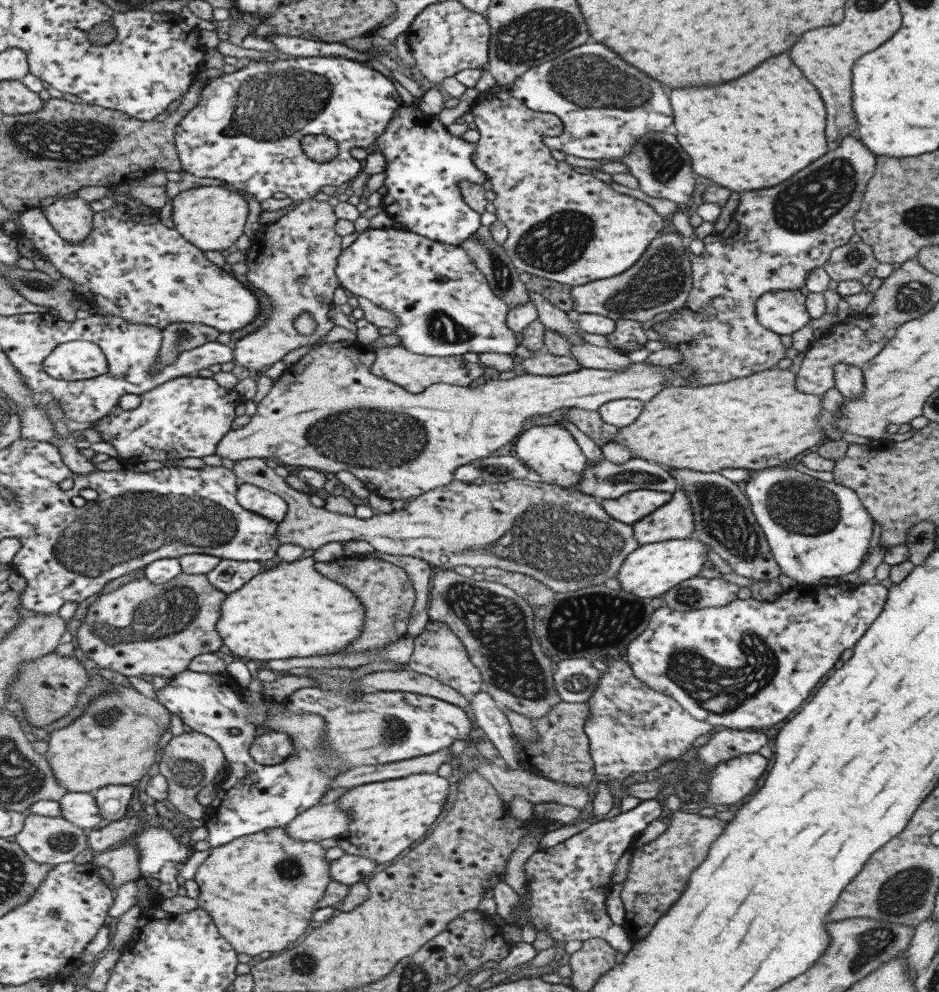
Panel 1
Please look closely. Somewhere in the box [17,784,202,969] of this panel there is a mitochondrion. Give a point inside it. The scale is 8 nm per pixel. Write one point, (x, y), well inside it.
(63, 841)

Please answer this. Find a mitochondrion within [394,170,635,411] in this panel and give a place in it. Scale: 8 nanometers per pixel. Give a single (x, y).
(553, 244)

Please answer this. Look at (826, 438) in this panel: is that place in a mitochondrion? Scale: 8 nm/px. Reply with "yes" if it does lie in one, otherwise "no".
no

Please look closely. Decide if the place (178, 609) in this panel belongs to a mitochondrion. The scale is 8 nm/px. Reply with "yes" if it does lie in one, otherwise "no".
yes

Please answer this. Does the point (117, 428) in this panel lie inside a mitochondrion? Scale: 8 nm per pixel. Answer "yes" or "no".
no

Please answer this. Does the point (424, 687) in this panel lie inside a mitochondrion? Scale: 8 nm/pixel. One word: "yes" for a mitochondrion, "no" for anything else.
no

